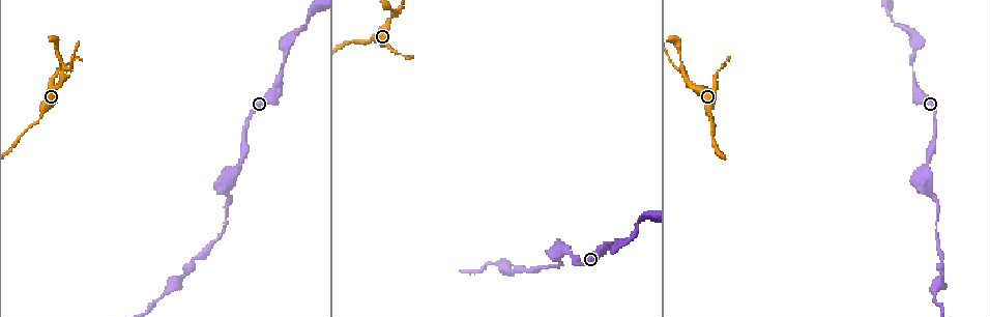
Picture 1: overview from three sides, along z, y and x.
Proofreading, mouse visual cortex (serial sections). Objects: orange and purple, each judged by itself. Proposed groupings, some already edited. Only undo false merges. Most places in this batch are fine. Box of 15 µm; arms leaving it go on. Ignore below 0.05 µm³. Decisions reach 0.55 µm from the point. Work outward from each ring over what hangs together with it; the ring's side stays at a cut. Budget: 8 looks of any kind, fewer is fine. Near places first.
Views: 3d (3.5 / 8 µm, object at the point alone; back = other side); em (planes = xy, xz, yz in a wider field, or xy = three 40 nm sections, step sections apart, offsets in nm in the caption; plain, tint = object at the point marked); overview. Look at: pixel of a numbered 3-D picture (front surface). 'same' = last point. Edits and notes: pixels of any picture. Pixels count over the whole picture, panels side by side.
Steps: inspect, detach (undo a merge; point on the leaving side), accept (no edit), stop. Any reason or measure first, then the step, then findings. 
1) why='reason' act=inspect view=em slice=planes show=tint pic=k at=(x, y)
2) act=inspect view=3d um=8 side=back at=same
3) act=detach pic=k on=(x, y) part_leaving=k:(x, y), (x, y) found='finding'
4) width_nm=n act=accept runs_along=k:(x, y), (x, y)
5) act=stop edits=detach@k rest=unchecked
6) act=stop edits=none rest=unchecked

why='sudden change in width' act=inspect view=3d um=3.5 pic=1 at=(712, 118)

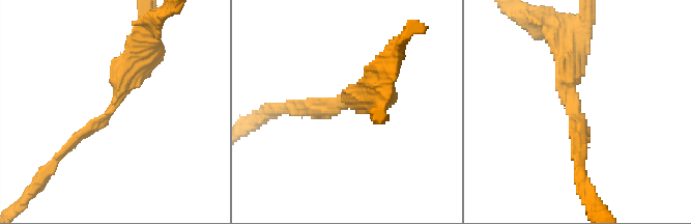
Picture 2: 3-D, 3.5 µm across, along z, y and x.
arm_widths_nm=150,400 why='now the EM' act=inspect view=em slice=xy step=3 show=tint pic=2 at=(575, 106)

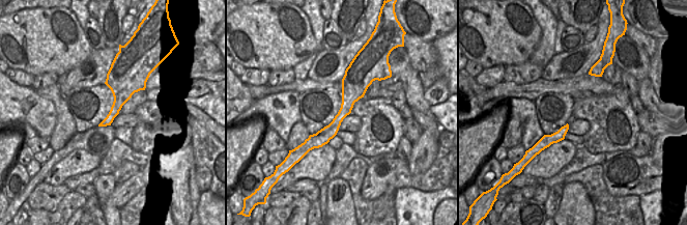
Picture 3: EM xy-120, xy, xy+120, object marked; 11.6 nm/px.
why='cut it another way' act=inspect view=em slice=xy step=2 show=tint at=same

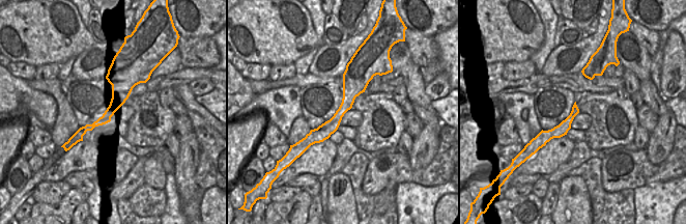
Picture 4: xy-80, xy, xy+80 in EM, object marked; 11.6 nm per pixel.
act=accept runs_along=4:(353, 65), (346, 105), (312, 140) found='one cell here'

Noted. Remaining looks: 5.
why='three arms meet' act=inspect view=3d um=3.5 pic=1 at=(683, 69)

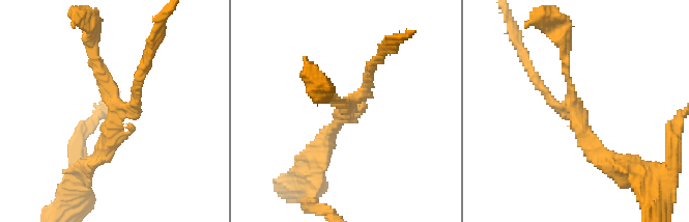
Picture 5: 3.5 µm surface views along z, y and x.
why='shape alone is not enough' act=inspect view=em slice=planes show=tint pic=5 at=(113, 108)

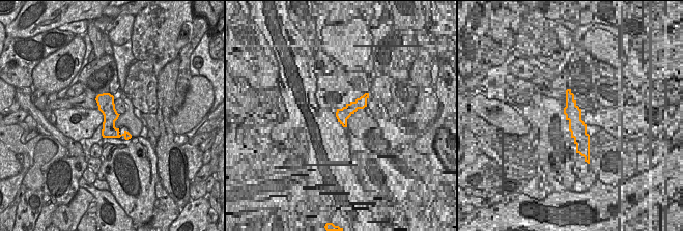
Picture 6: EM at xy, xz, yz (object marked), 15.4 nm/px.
arms=3 arm_widths_nm=150,150,200 act=accept runs_along=5:(608, 163), (579, 125), (566, 42) found='all the same cell'

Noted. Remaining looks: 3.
why='narrows sharply' act=inspect view=em slice=xy step=2 show=tint pic=1 at=(231, 179)

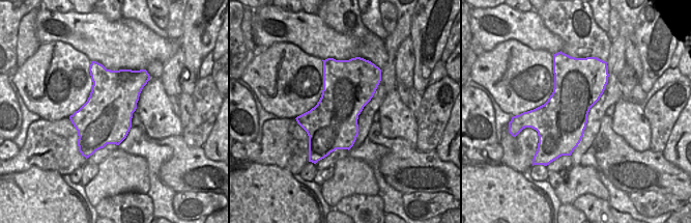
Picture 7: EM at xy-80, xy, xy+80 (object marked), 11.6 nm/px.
act=inspect view=3d um=3.5 at=same

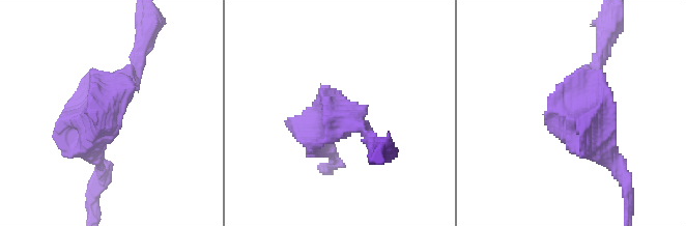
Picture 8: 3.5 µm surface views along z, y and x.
act=accept runs_along=8:(589, 72), (577, 116), (623, 177) found='all the same cell'

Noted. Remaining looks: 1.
act=stop edits=none rest=unchecked

